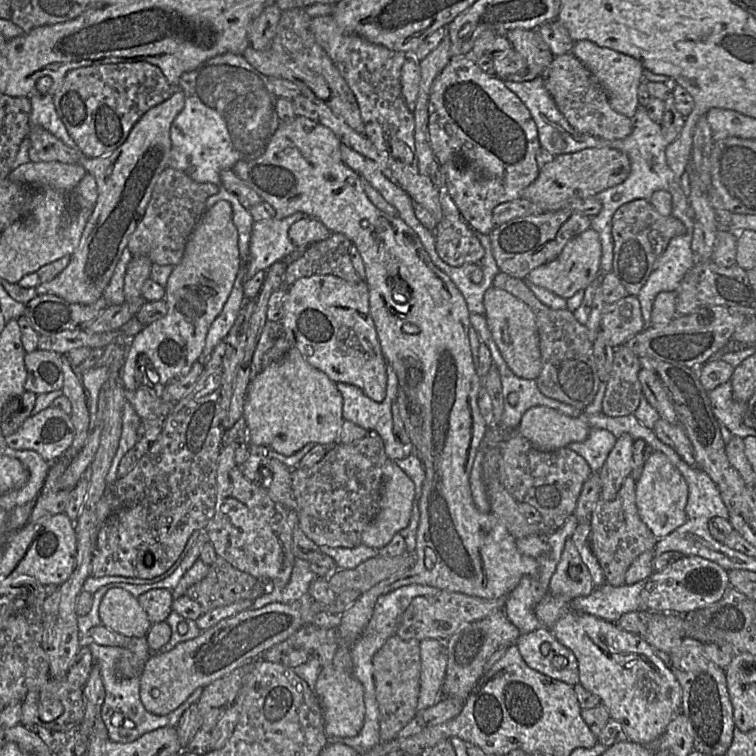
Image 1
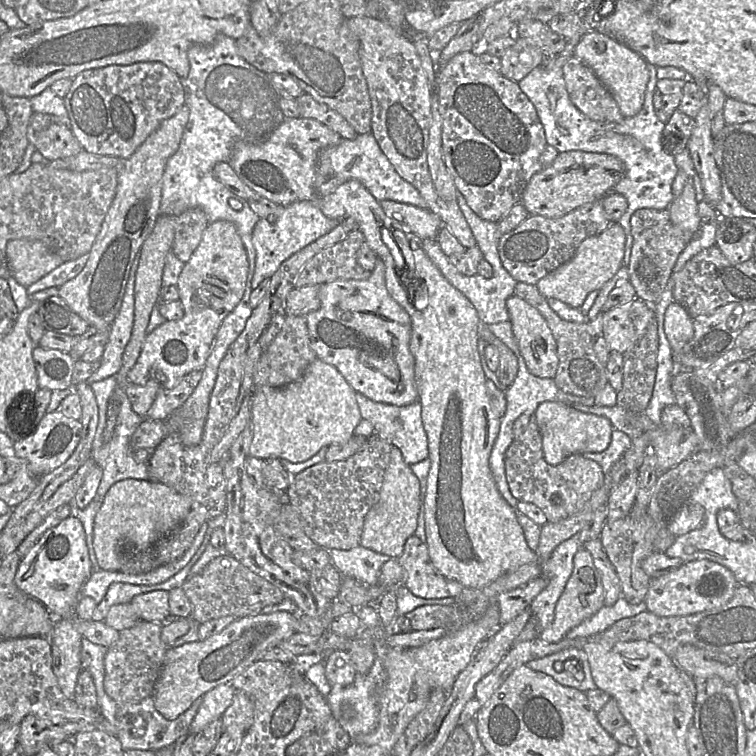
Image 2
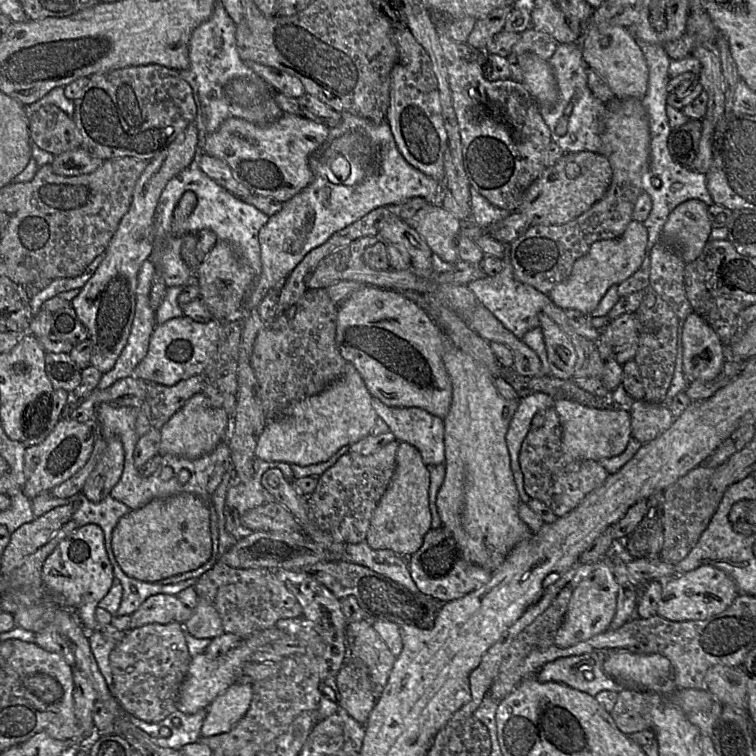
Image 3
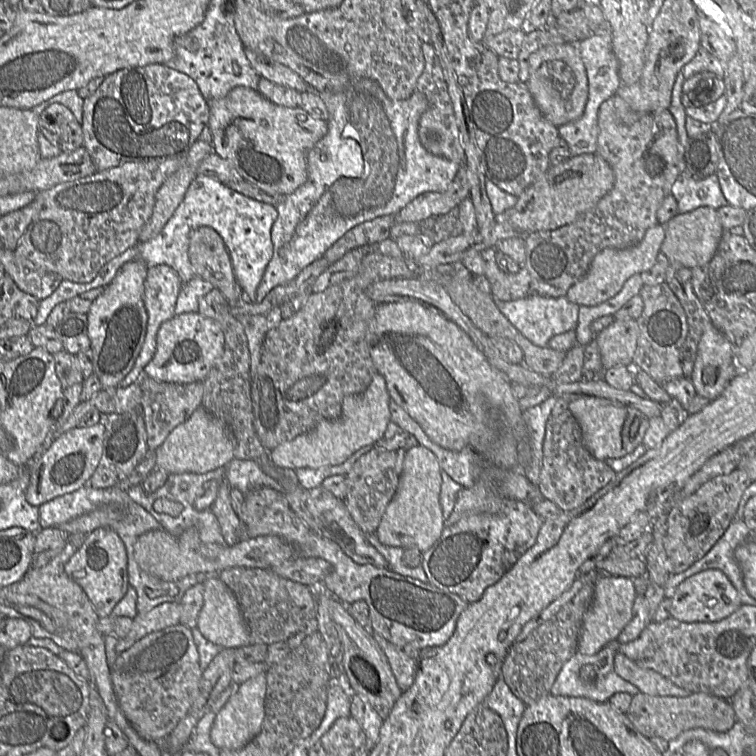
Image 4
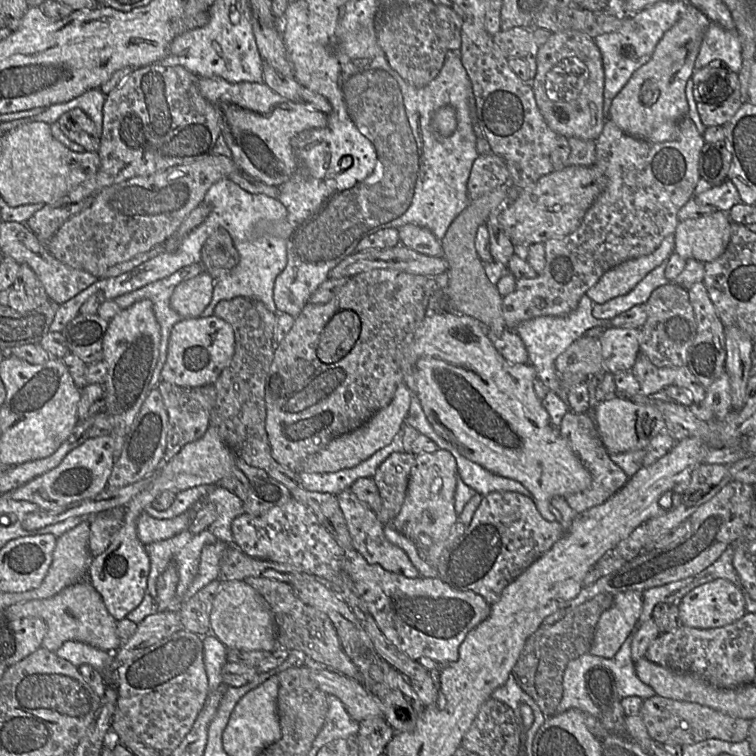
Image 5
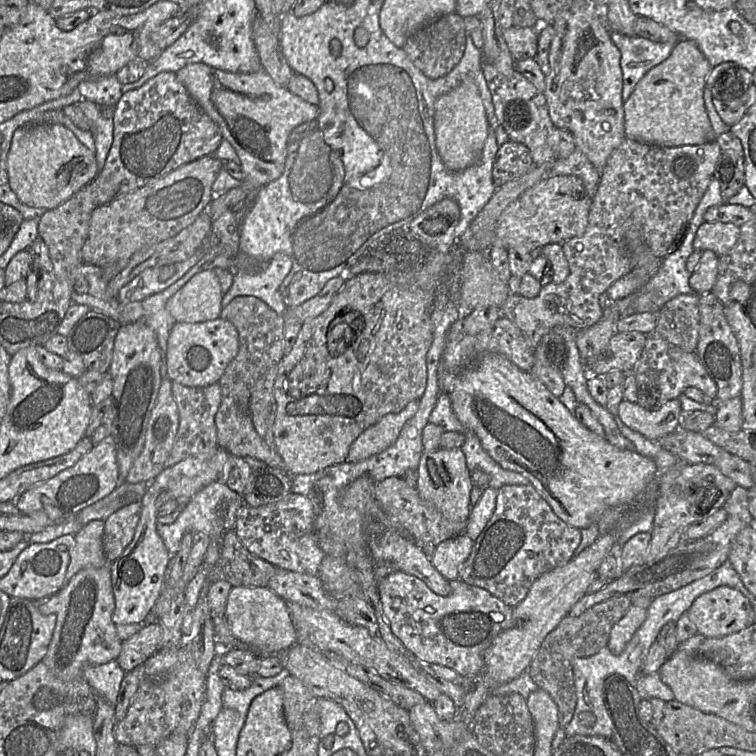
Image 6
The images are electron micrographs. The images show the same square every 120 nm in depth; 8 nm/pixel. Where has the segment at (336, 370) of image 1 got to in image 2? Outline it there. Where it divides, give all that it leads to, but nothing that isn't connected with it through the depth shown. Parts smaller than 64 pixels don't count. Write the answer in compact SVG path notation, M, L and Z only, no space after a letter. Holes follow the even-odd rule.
M378 259L376 267L371 271L371 275L366 280L335 280L319 285L320 308L305 315L310 344L315 352L317 359L328 363L338 369L349 385L367 398L384 404L395 406L406 406L418 401L418 390L415 381L415 360L410 351L409 344L411 338L411 318L408 312L389 294L385 285L385 265Z

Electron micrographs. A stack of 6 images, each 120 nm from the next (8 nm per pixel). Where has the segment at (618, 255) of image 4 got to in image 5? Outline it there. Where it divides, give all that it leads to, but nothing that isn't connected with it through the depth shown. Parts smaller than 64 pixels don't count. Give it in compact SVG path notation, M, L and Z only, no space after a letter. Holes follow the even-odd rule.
M669 235L651 254L627 260L607 271L591 287L586 295L596 304L606 303L616 297L630 293L651 271L667 261L674 253L674 235Z

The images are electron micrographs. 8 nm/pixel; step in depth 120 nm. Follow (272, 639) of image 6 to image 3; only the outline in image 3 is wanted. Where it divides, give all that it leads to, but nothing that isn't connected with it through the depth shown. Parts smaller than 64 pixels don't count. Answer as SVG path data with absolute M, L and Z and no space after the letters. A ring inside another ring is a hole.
M199 598L190 617L182 626L184 633L198 639L212 640L225 632L217 610Z

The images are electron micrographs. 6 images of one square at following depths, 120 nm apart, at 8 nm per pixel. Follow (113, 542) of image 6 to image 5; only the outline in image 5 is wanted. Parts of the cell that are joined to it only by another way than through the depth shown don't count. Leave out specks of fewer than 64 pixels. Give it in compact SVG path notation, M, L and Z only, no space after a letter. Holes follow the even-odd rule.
M121 508L100 513L91 519L88 550L92 557L109 547L112 536L123 524L124 515L125 511Z

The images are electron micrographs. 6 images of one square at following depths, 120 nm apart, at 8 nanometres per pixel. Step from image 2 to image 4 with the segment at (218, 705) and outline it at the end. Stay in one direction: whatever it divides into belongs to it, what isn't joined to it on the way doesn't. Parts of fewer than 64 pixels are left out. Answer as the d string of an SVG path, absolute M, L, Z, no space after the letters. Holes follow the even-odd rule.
M265 673L251 678L237 686L225 705L216 714L210 738L219 749L237 750L244 747L260 731L265 717L265 696L267 679Z

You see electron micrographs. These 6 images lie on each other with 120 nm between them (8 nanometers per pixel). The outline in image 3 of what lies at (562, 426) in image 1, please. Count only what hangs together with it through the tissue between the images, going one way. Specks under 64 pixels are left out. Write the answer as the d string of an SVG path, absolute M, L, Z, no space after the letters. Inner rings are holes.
M555 399L553 408L560 417L562 426L562 451L573 460L599 461L620 455L631 439L631 416L625 409L602 410L587 407L569 399Z

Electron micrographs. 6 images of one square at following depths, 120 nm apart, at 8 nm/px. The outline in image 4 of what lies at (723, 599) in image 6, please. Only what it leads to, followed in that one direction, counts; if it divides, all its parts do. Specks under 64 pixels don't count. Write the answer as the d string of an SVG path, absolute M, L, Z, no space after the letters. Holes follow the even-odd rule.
M709 569L681 582L666 597L671 599L670 618L684 623L712 623L733 614L742 605L738 593L729 579L720 570Z

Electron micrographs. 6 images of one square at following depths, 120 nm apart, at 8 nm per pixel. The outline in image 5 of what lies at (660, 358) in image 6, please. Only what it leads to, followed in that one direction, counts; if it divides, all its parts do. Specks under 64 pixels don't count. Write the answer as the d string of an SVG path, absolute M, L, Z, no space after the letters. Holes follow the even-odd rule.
M639 353L632 372L640 383L640 393L644 396L654 397L668 386L677 386L690 390L694 403L705 401L707 388L693 375L687 365L659 368L647 356Z

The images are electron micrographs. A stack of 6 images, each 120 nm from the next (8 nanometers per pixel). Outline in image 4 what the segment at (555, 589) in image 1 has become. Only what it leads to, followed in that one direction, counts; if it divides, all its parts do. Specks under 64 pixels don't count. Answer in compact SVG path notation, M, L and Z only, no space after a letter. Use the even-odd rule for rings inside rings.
M600 574L593 583L592 601L583 616L577 652L594 655L610 642L617 640L632 618L636 596L633 579Z

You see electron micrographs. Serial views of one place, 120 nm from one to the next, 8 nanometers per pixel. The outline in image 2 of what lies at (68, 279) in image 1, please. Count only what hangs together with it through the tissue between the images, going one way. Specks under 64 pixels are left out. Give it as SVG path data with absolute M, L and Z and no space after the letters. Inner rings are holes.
M185 104L175 115L164 120L128 158L92 154L83 149L63 159L72 171L103 168L116 168L118 171L115 197L87 254L85 267L76 277L58 288L58 296L89 326L111 328L120 311L133 262L160 216L165 167L179 148L188 119L189 106Z

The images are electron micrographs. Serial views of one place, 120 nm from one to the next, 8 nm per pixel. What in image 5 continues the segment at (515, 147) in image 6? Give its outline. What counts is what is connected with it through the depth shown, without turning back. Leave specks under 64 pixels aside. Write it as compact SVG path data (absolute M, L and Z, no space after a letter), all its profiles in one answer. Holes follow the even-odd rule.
M493 153L480 155L473 163L467 182L471 202L510 184L510 173L503 158Z

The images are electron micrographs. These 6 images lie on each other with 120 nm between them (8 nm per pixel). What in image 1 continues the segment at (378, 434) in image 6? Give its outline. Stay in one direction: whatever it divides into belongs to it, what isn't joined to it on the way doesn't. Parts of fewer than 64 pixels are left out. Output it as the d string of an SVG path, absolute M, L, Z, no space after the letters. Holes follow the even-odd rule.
M293 347L286 353L284 357L258 372L257 376L250 382L247 388L243 417L245 419L248 431L249 445L264 446L266 448L274 450L279 454L282 454L283 456L291 456L309 443L313 443L314 445L324 445L326 447L332 446L338 443L341 427L345 421L342 415L342 409L343 398L341 393L337 389L336 383L332 381L324 372L318 370L317 368L309 364L304 359L299 350Z

